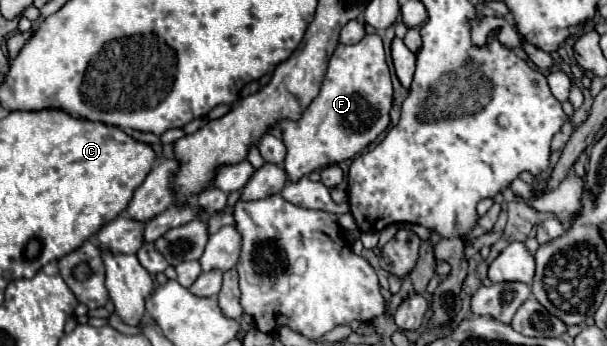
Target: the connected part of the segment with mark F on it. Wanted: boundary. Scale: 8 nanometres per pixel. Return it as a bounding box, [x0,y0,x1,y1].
[281,33,393,183]

